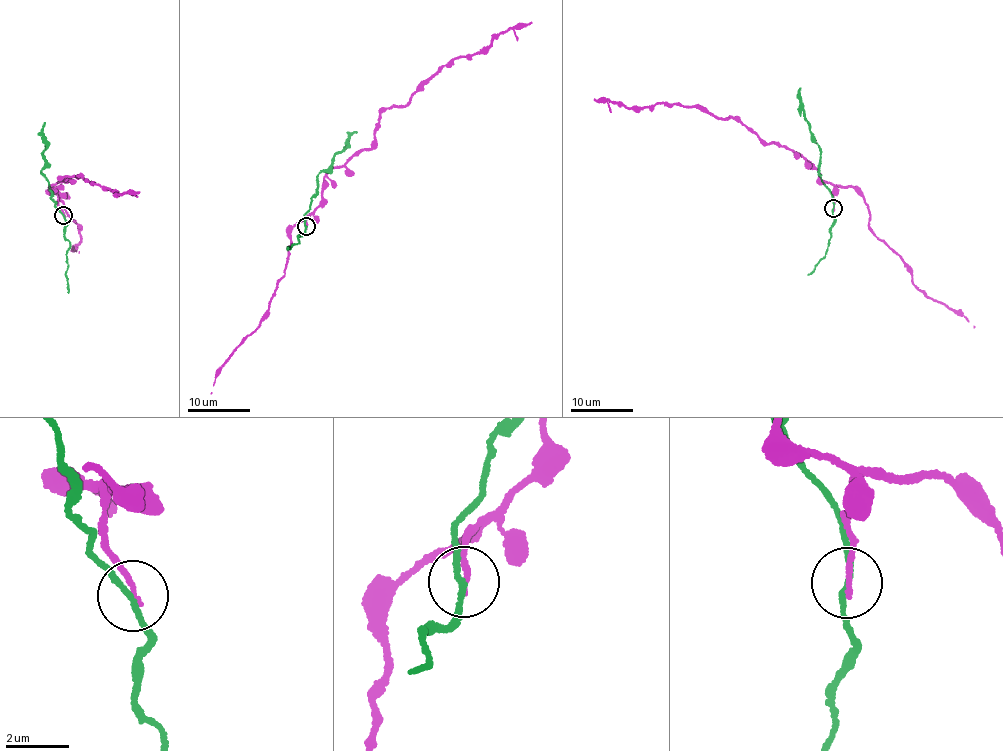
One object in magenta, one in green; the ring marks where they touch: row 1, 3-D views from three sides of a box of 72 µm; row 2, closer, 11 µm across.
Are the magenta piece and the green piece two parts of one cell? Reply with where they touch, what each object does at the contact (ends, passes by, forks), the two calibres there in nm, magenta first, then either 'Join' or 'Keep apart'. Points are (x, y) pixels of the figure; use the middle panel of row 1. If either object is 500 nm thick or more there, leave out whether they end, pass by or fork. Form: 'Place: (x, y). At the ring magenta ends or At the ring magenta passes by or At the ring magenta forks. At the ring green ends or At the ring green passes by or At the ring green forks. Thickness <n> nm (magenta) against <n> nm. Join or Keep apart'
Place: (306, 226). At the ring magenta ends. At the ring green passes by. Thickness 170 nm (magenta) against 170 nm. Keep apart

